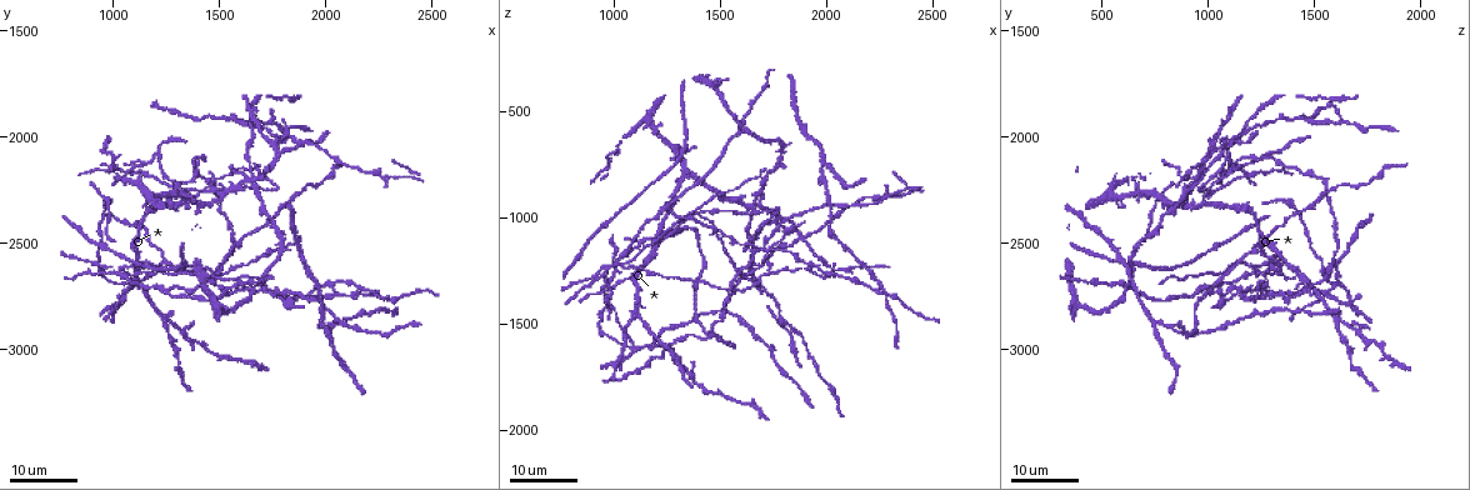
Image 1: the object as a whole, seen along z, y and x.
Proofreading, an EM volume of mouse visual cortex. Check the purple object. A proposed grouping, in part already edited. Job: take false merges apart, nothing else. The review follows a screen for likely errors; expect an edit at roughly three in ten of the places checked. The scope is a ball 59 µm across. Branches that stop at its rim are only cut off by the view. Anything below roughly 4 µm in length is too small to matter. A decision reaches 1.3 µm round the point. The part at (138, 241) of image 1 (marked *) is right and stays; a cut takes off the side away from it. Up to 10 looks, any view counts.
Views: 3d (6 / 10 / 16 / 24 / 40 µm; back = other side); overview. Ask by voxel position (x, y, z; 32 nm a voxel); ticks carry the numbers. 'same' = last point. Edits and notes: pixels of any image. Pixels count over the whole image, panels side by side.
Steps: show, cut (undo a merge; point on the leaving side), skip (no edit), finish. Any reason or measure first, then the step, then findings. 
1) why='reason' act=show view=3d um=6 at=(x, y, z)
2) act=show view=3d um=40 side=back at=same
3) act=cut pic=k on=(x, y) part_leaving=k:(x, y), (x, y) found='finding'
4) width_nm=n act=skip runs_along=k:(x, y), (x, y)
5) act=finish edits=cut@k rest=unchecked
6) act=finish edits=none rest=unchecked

why='thin arm on a thick one' act=show view=3d um=24 at=(1020, 2640, 1210)

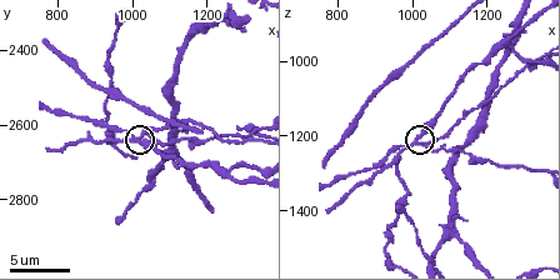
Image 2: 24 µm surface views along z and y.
why='closer look' act=show view=3d um=6 at=(1010, 2640, 1220)

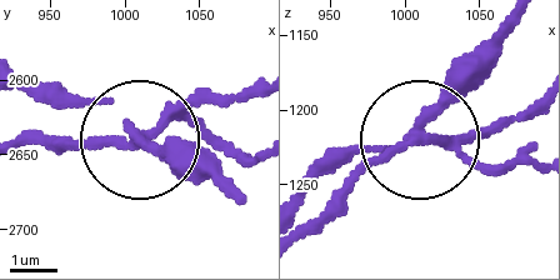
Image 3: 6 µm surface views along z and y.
act=cut pic=3 on=(196, 95) part_leaving=3:(144, 134), (188, 121), (259, 154) found='two neurons meet here'

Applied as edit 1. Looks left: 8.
act=show view=overview

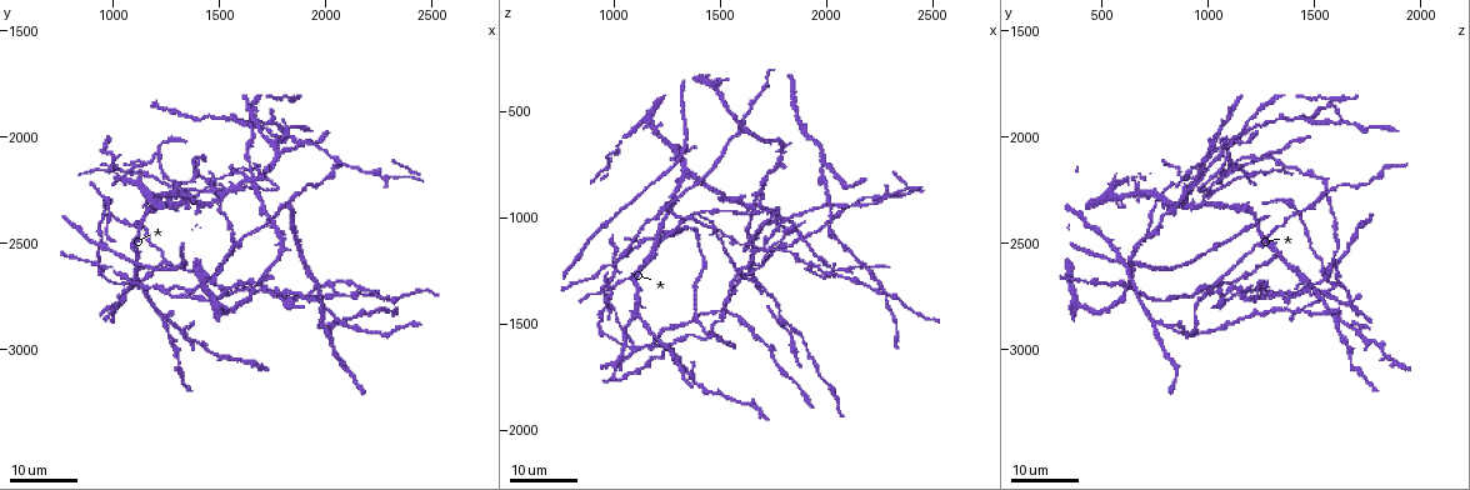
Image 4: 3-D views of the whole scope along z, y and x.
why='three arms meet' act=show view=3d um=16 at=(1250, 2730, 960)

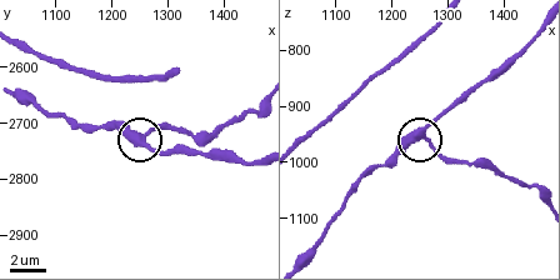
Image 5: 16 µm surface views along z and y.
why='closer look' act=show view=3d um=6 at=(1255, 2725, 955)

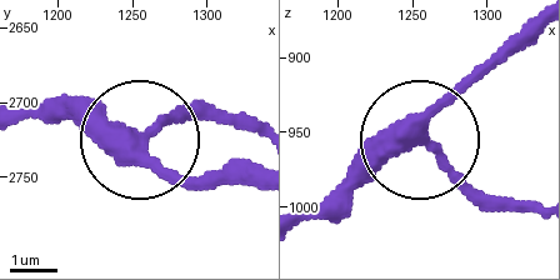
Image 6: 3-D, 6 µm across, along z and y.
act=skip runs_along=6:(520, 28), (420, 131), (376, 146), (304, 219) found='continuous, no second neuron'

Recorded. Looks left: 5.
why='small branch off a trunk' act=show view=3d um=24 at=(1050, 2750, 1530)

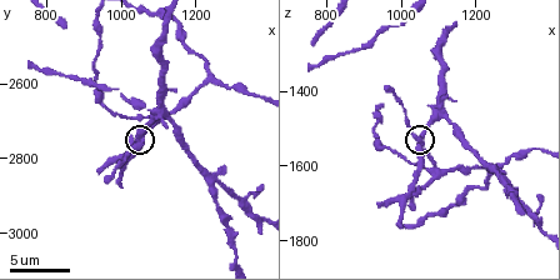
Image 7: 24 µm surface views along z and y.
act=show view=3d um=6 at=same

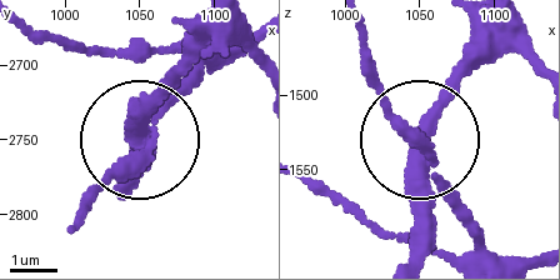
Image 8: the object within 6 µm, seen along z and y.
act=skip found='continuous, no second neuron'

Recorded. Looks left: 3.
why='thin arm on a thick one' act=show view=3d um=24 at=(1730, 2720, 1140)

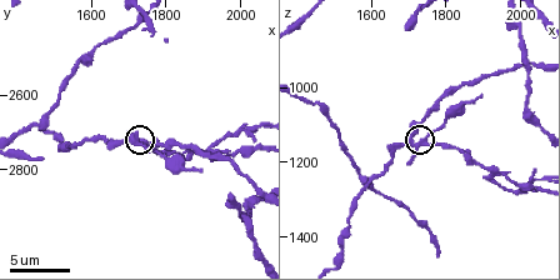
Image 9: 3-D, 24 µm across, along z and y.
act=show view=3d um=10 at=(1740, 2740, 1150)

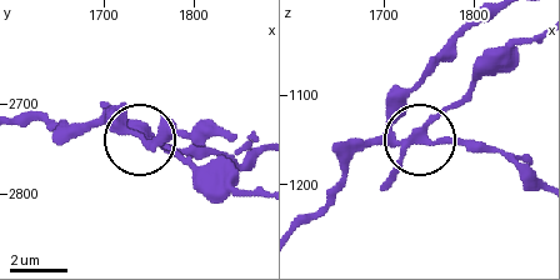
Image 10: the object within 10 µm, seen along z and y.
side_arm_um=7 act=cut pic=10 on=(391, 175) part_leaving=10:(413, 139), (511, 48), (533, 41) found='two neurons meet here'

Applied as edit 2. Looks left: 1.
why='four-way junction' act=show view=3d um=6 at=(1930, 2750, 1240)

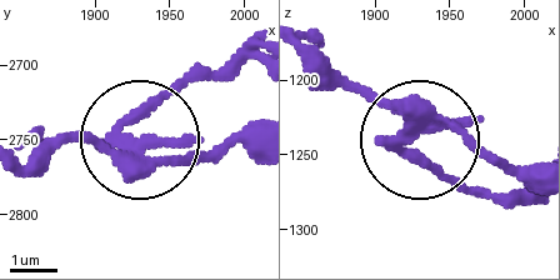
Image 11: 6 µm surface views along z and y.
arms=4 act=cut pic=11 on=(203, 139) part_leaving=11:(128, 144), (188, 85), (259, 56) found='two neurons meet here'

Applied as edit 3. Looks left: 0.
act=finish edits=cut@3,cut@10,cut@11 rest=unchecked

